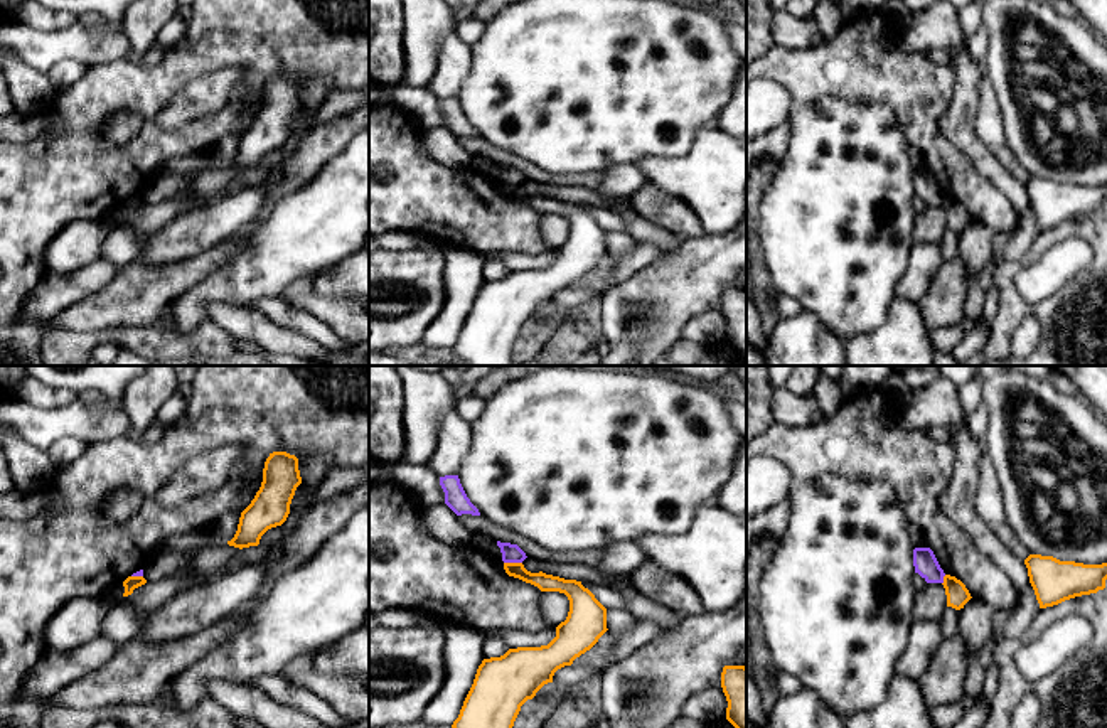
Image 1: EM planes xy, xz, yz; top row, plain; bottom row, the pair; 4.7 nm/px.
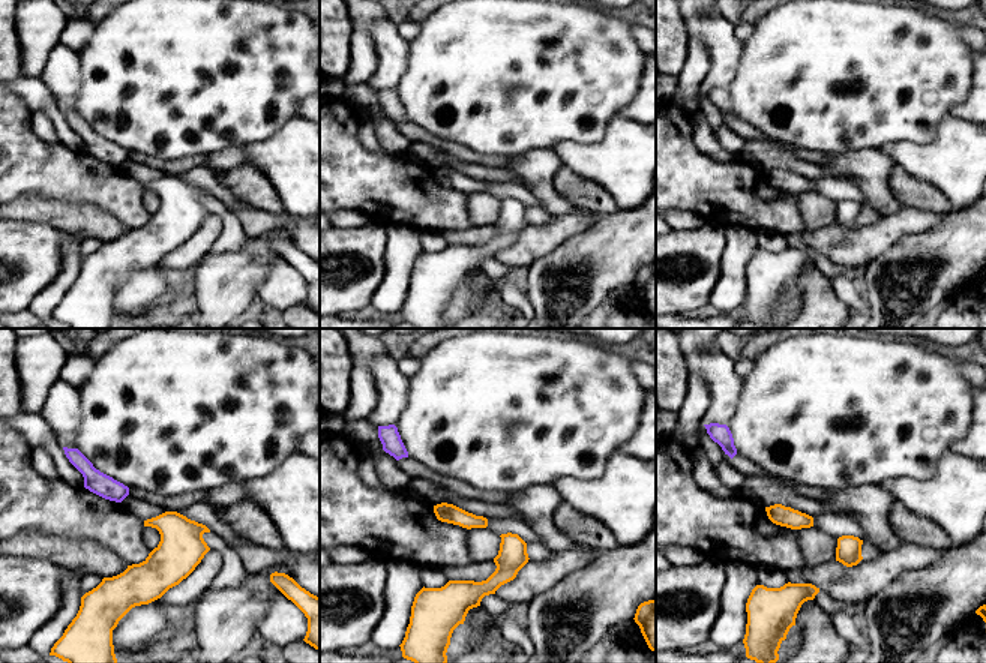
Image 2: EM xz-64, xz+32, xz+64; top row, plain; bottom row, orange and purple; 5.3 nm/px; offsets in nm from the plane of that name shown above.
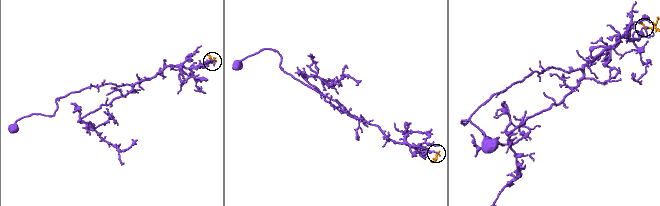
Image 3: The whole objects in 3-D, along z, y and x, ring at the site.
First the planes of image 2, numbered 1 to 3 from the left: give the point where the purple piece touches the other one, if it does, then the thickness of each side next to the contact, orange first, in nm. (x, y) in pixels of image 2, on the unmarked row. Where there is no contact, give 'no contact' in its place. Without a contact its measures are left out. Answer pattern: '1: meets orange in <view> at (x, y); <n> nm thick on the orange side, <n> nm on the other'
1: no contact
2: no contact
3: no contact

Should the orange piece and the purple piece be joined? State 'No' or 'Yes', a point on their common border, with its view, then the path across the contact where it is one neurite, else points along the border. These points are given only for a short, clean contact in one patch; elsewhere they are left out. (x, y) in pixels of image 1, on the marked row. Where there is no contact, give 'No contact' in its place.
No. Touches orange at xz (513, 563). Boundary: xz (504, 562), (521, 563)

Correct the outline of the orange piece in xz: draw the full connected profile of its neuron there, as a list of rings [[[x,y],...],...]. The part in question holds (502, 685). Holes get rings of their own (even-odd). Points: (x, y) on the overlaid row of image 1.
[[[504,563],[504,570],[509,576],[531,583],[541,592],[564,593],[570,600],[570,612],[566,620],[556,627],[556,637],[548,645],[509,649],[500,657],[484,659],[452,728],[512,728],[521,706],[532,699],[544,684],[553,682],[558,669],[571,666],[576,657],[590,650],[608,630],[607,608],[581,581],[564,580],[543,571],[531,573],[522,563]]]

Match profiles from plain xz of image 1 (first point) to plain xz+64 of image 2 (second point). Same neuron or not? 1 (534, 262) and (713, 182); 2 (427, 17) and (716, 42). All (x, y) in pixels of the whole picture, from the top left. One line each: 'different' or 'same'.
1: different
2: different

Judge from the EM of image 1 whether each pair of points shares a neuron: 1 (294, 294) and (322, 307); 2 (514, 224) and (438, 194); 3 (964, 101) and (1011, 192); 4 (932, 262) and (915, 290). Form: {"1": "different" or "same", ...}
{"1": "same", "2": "same", "3": "same", "4": "same"}

